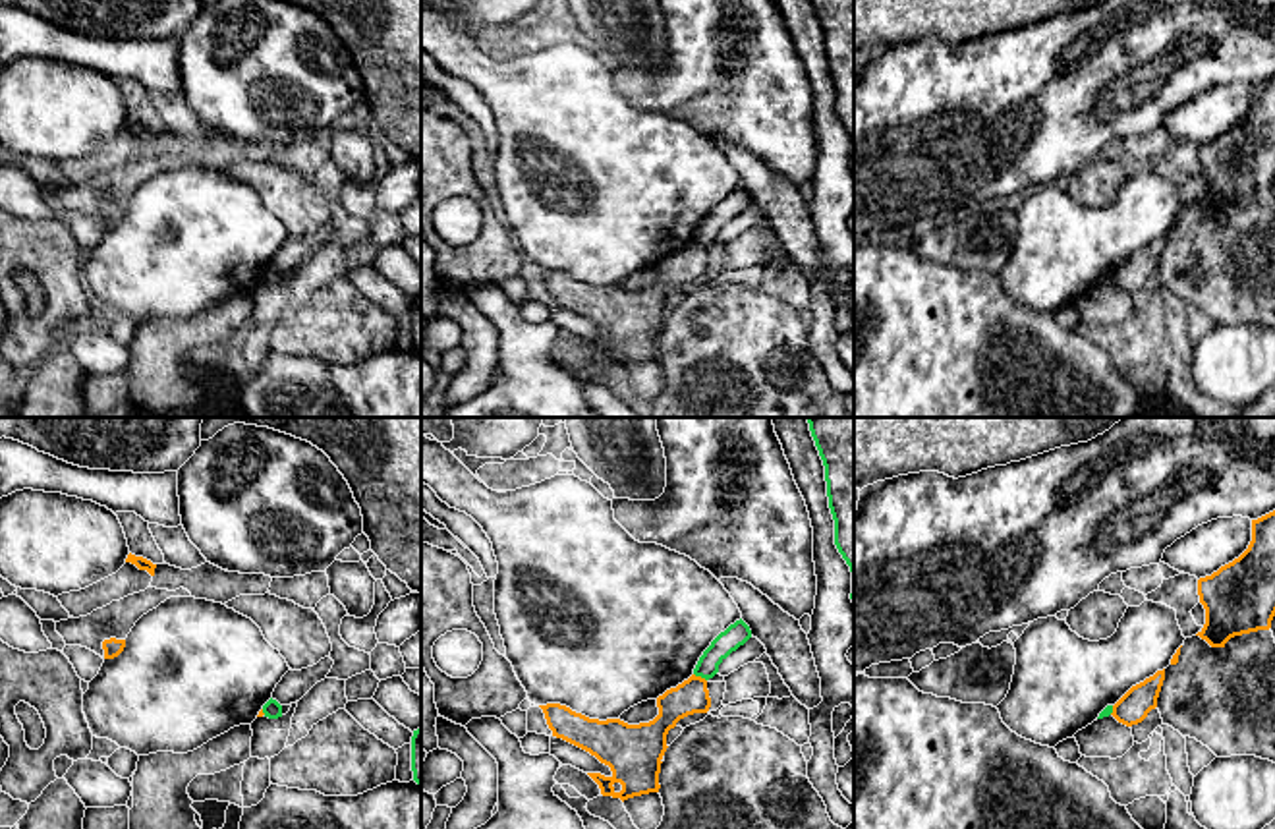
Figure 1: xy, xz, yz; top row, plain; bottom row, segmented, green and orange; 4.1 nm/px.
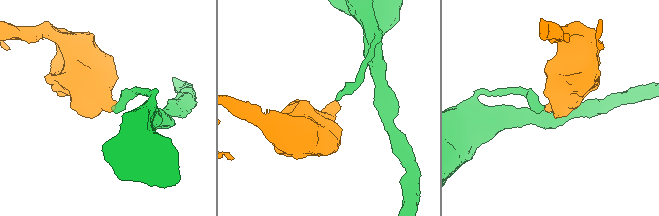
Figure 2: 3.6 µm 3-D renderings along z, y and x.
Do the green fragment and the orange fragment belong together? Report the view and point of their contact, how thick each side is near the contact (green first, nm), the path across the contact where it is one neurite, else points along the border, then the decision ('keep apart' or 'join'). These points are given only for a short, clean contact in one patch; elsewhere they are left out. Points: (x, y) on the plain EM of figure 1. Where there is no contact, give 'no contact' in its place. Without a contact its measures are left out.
meets green in xz at (700, 242); 100 nm thick on the green side, 140 nm on the other; border along xz (694, 240), (706, 248); keep apart

